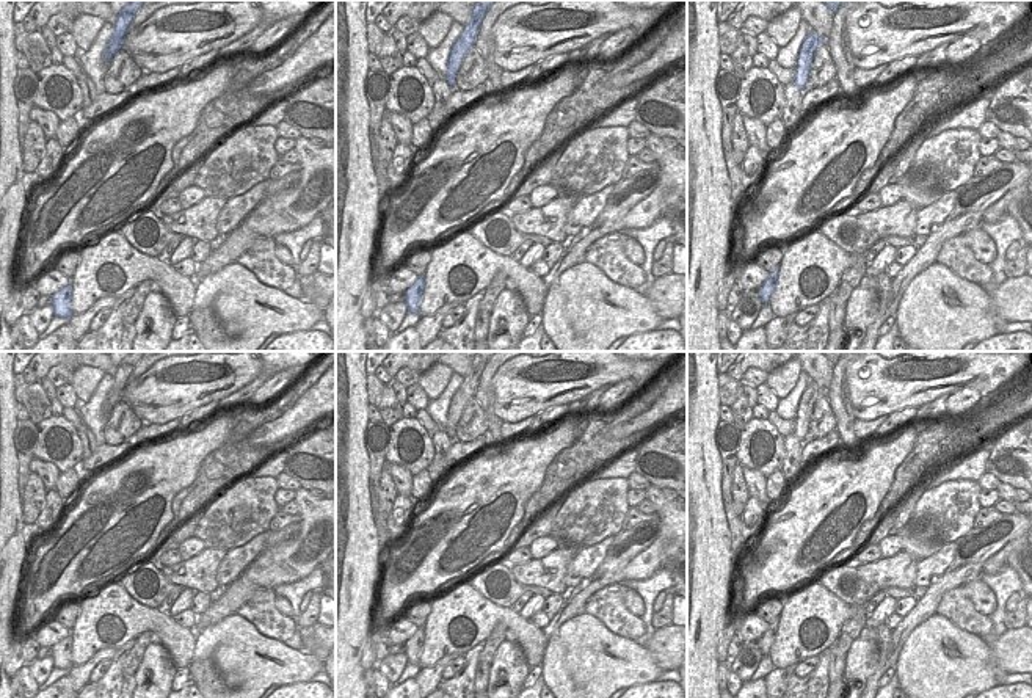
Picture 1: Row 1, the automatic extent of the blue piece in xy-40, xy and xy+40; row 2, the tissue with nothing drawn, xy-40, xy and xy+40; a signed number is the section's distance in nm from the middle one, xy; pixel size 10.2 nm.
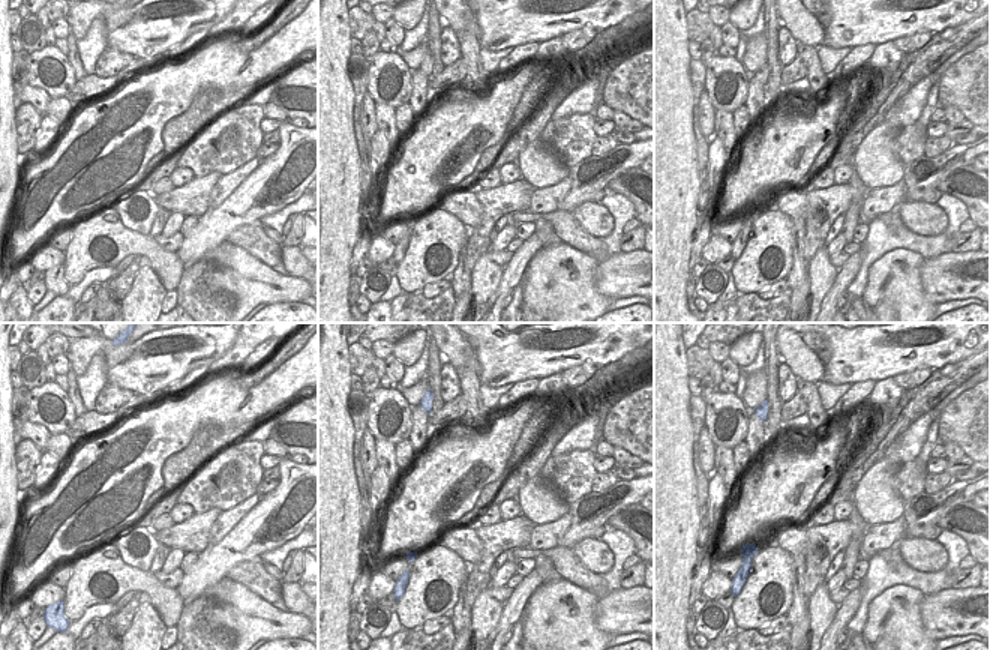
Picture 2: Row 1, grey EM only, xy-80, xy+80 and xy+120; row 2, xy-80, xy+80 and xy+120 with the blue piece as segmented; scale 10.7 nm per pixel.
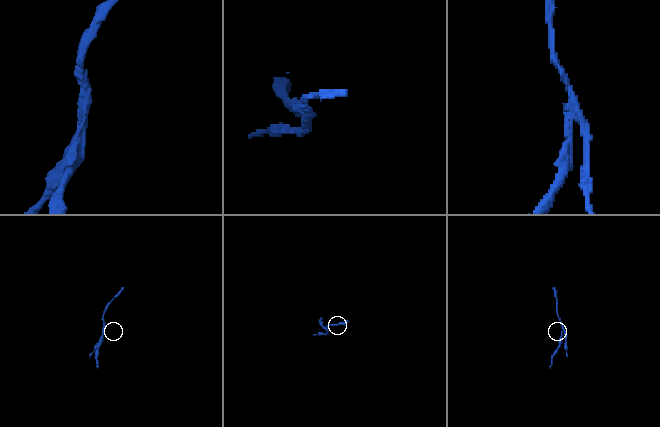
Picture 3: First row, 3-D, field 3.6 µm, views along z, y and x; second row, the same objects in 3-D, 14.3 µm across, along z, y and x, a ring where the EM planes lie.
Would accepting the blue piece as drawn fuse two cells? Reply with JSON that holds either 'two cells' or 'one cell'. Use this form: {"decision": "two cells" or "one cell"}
{"decision": "two cells"}

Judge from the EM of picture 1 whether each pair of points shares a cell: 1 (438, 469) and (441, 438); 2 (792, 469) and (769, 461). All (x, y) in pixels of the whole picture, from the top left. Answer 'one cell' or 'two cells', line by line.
1: one cell
2: two cells

